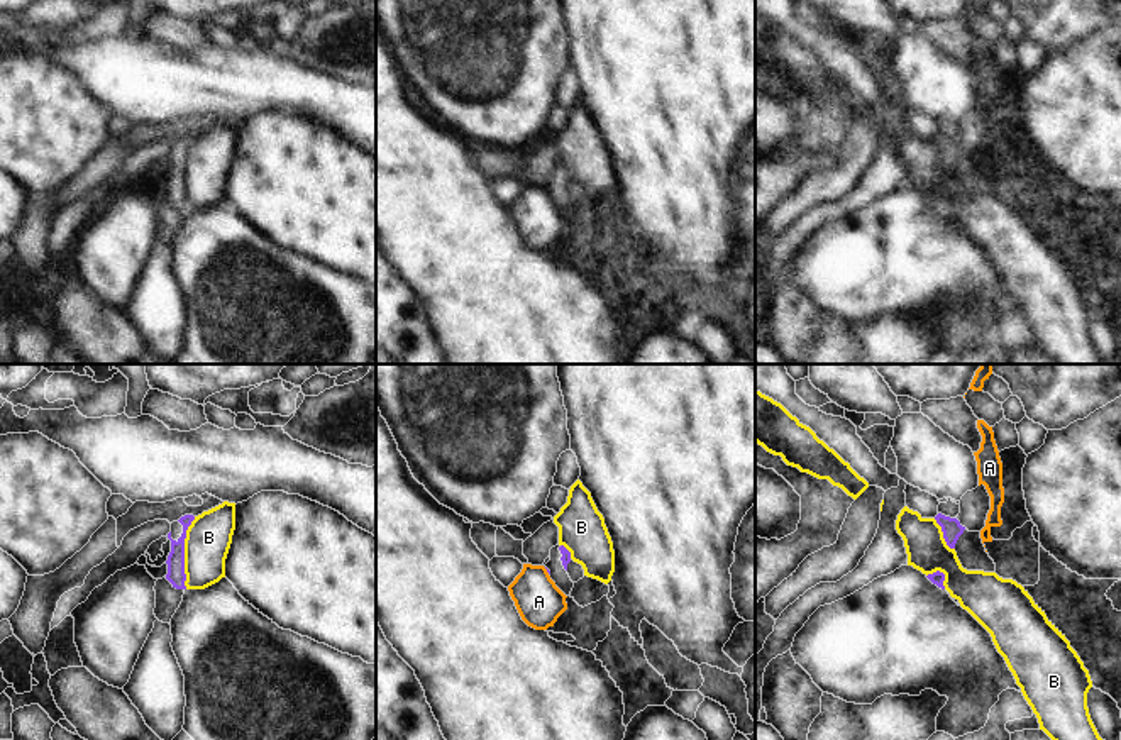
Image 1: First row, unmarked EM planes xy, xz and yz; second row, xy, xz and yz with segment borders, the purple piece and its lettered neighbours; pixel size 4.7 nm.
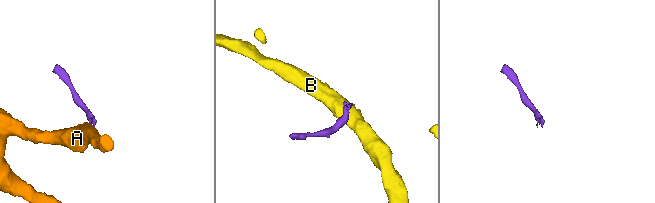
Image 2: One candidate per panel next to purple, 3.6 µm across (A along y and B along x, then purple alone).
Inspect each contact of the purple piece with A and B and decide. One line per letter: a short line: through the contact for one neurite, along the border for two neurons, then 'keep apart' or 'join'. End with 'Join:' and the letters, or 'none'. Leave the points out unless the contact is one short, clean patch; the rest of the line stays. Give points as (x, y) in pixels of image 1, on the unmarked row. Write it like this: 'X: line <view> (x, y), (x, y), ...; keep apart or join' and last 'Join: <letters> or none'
A: line xz (544, 188), (549, 193); keep apart
B: line xy (195, 138), (185, 160), (185, 209); keep apart
Join: none

